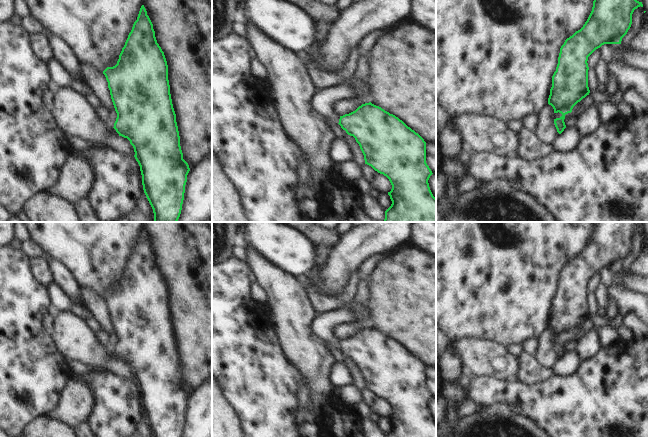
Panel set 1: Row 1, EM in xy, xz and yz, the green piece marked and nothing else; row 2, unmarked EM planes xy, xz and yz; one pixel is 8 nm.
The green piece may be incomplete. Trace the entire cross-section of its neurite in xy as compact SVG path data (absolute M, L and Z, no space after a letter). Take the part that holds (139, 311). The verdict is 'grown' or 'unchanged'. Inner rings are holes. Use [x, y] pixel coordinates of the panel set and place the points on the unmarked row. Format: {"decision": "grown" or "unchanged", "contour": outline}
{"decision": "unchanged", "contour": "M144 229L119 279L117 288L103 298L108 306L111 323L117 337L114 353L130 365L140 390L144 417L153 437L181 437L188 387L183 383L180 360L173 332L168 289L157 267L153 248Z"}

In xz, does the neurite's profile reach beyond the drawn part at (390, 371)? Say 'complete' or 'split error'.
complete

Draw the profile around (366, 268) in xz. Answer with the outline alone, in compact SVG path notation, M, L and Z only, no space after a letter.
M382 253L374 254L369 256L360 266L359 268L359 276L360 280L364 280L366 277L370 276L376 264L381 261L384 257Z

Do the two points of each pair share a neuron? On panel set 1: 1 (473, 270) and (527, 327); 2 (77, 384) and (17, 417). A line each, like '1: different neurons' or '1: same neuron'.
1: same neuron
2: different neurons

